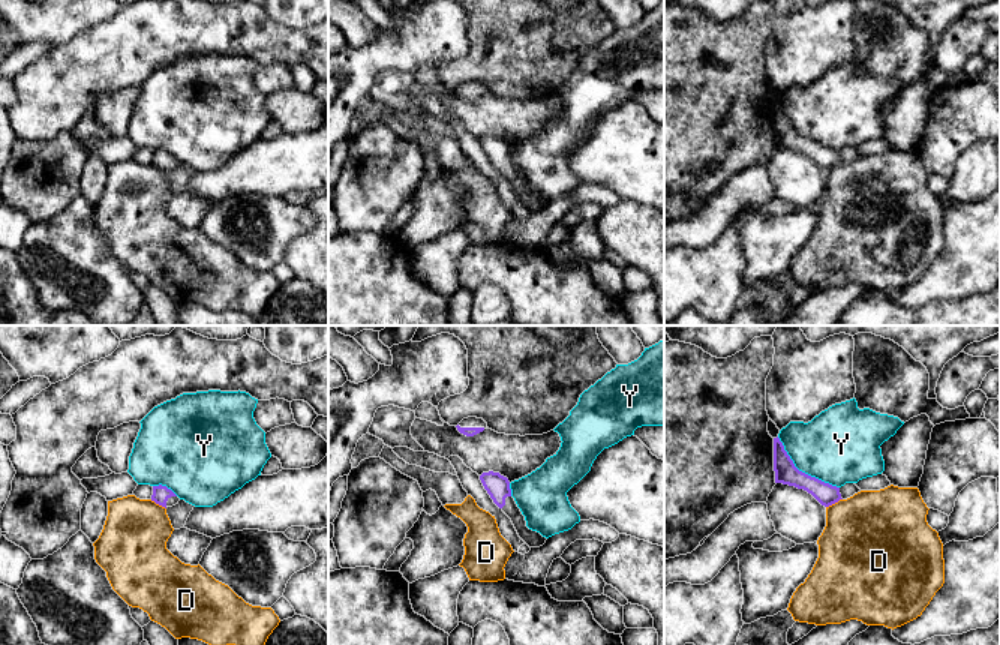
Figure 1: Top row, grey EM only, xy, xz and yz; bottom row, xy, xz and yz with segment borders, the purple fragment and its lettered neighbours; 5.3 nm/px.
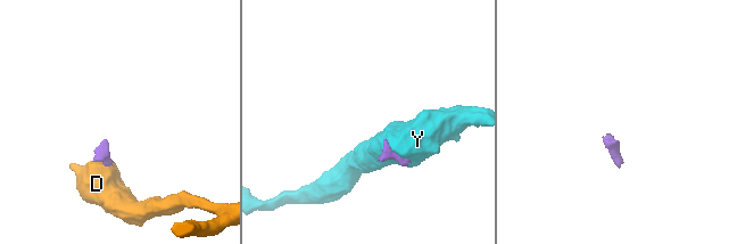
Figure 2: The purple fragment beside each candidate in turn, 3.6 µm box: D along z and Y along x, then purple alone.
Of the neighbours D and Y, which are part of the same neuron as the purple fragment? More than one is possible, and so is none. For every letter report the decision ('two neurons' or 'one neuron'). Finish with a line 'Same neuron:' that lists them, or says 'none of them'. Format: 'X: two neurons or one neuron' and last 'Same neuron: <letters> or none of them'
D: two neurons
Y: two neurons
Same neuron: none of them

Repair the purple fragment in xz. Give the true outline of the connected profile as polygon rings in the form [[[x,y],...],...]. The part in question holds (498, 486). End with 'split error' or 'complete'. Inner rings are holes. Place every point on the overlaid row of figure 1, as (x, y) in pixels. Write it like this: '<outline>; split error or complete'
[[[489,471],[483,472],[480,476],[480,480],[493,502],[511,519],[519,537],[529,548],[543,546],[547,538],[526,526],[525,516],[522,514],[514,498],[511,496],[508,478],[501,476],[499,472]]]; split error

